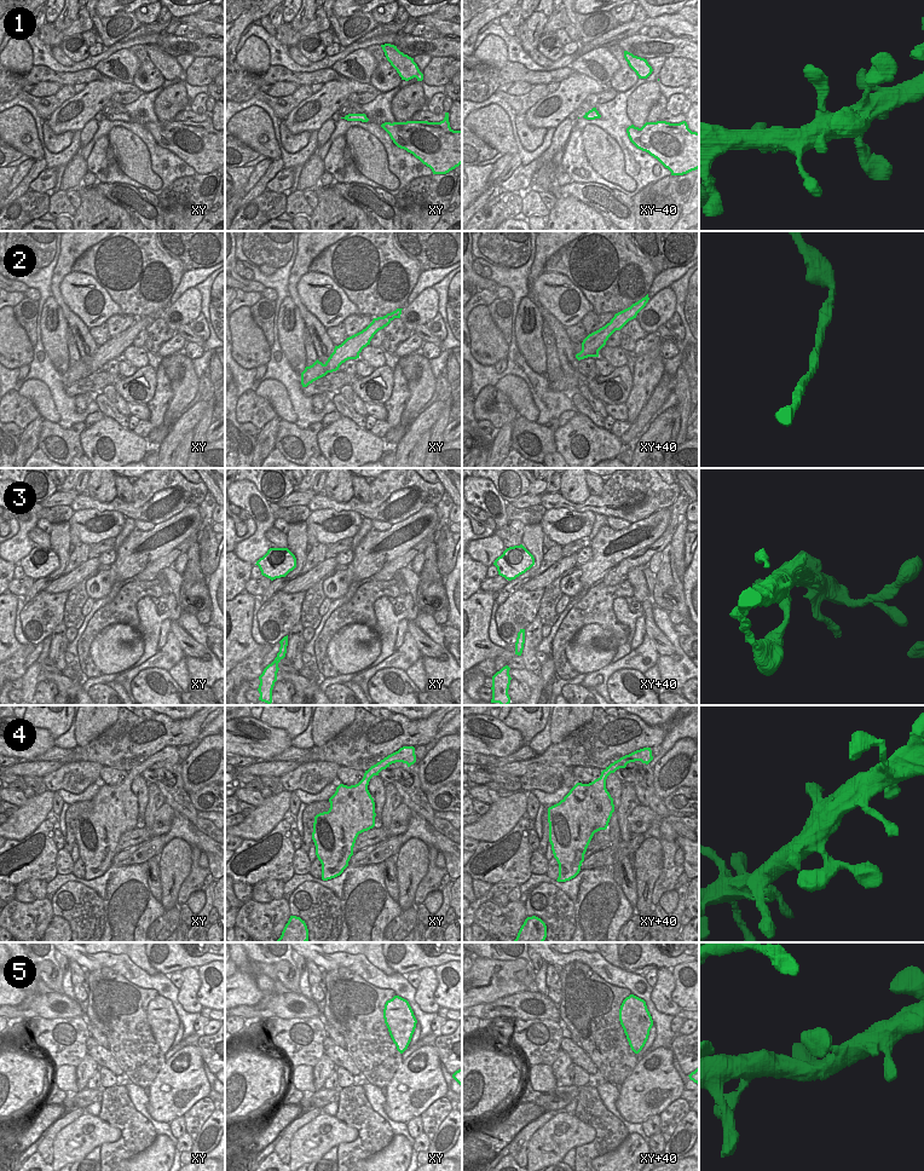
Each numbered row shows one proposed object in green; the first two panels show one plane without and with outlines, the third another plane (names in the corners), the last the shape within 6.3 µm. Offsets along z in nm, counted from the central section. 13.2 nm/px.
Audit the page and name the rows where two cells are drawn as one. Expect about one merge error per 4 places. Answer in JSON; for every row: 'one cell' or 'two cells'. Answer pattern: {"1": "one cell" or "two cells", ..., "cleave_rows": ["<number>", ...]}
{"1": "one cell", "2": "one cell", "3": "one cell", "4": "one cell", "5": "one cell", "cleave_rows": []}

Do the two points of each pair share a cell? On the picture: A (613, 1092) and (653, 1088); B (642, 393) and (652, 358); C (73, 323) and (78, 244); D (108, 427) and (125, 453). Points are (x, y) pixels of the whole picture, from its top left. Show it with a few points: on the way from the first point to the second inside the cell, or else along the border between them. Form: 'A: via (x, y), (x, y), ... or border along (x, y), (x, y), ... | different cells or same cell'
A: border along (618, 1088), (616, 1108), (625, 1120) | different cells
B: via (642, 385), (650, 367) | same cell
C: via (62, 304), (56, 294), (56, 281), (64, 264) | same cell
D: via (108, 433), (119, 446) | same cell

